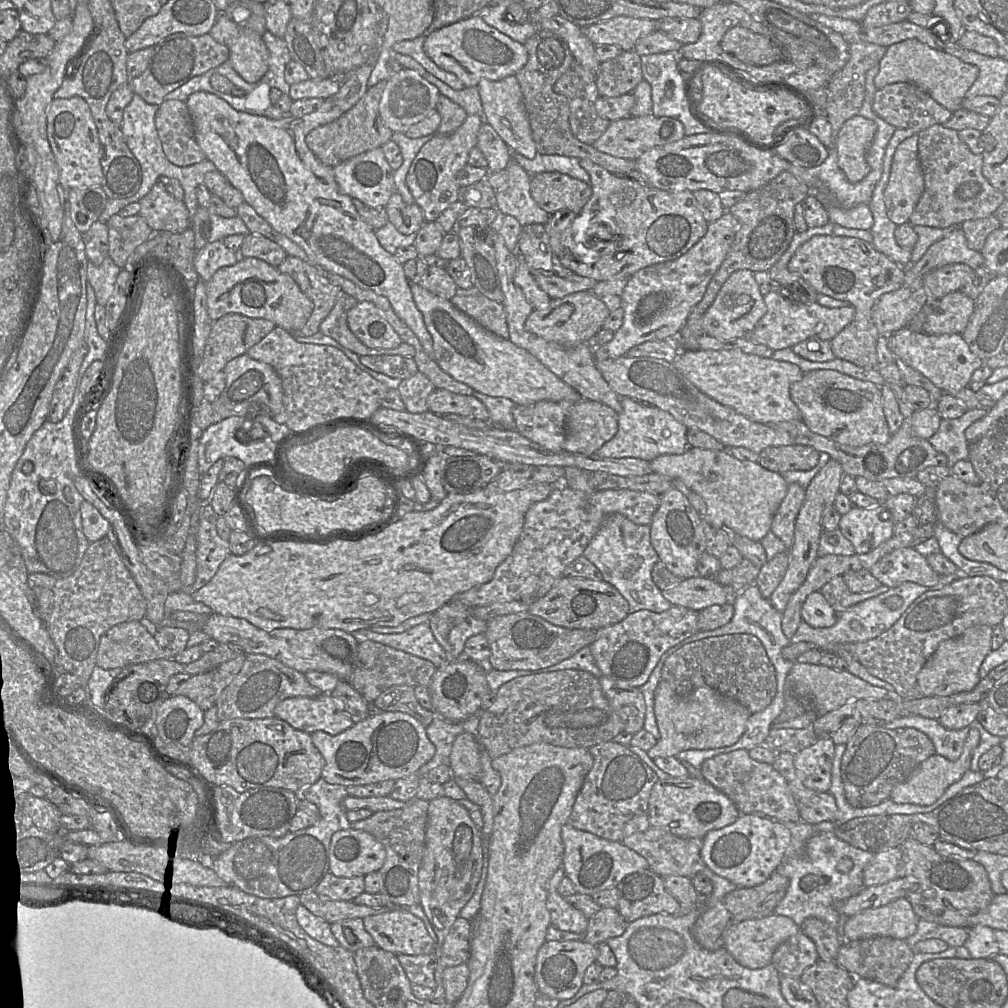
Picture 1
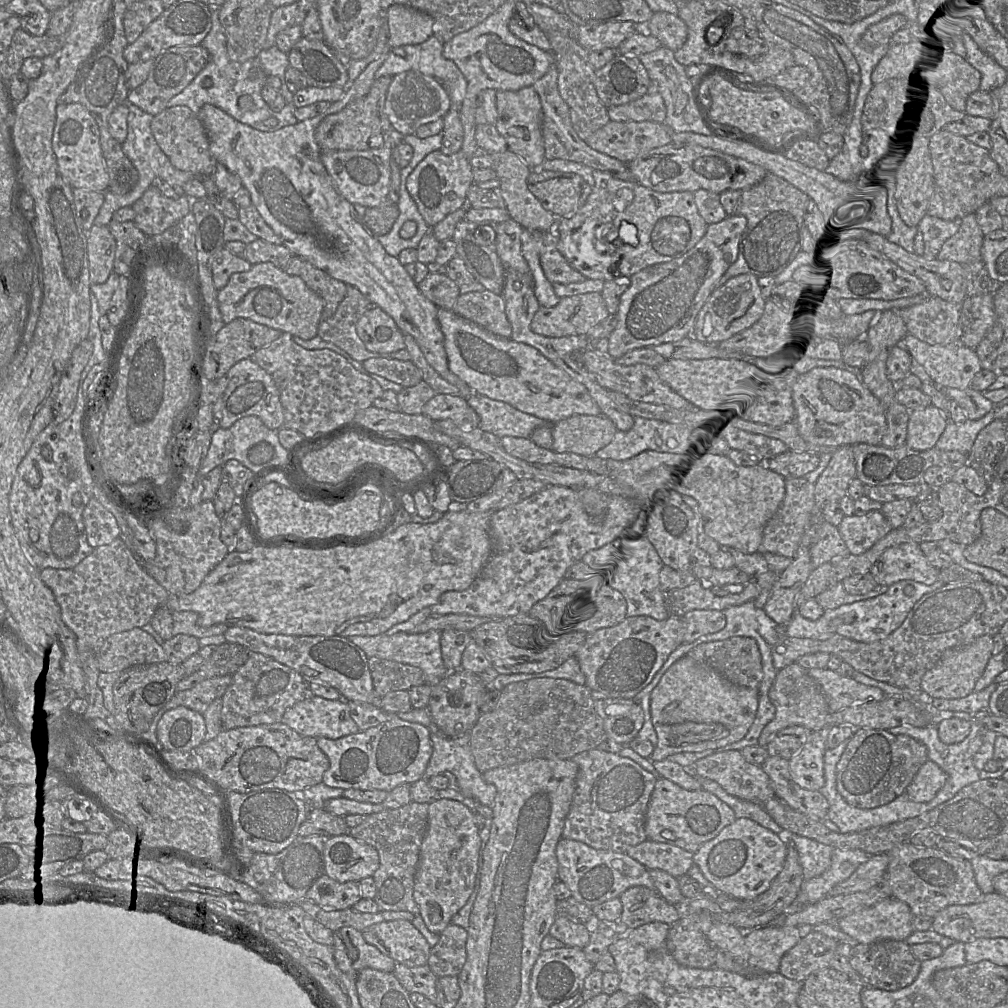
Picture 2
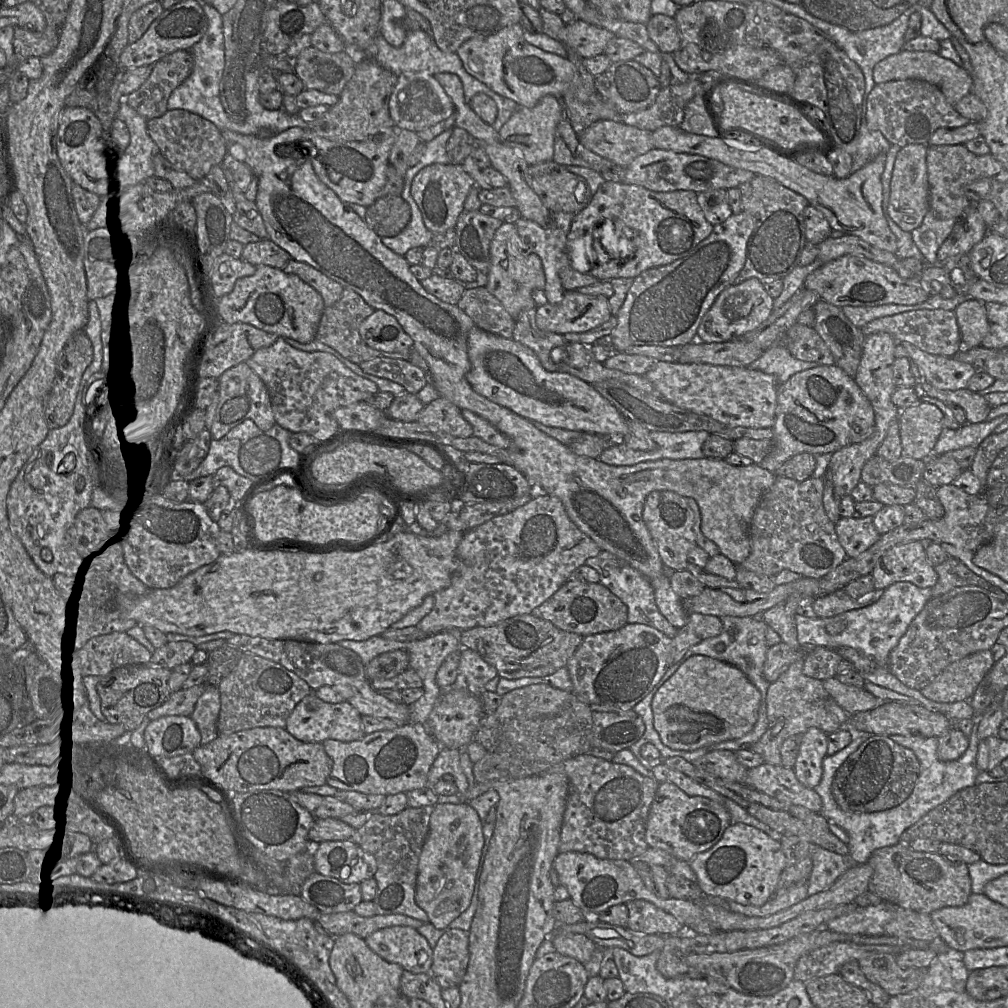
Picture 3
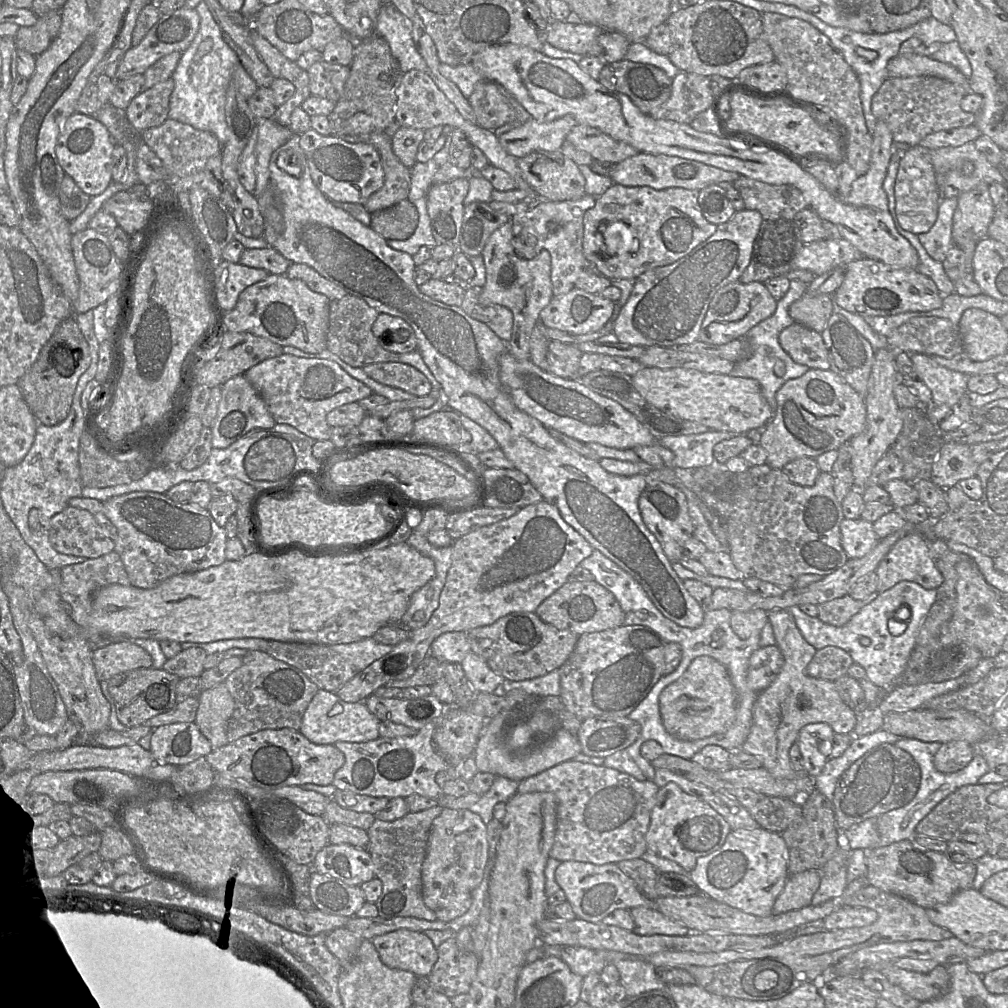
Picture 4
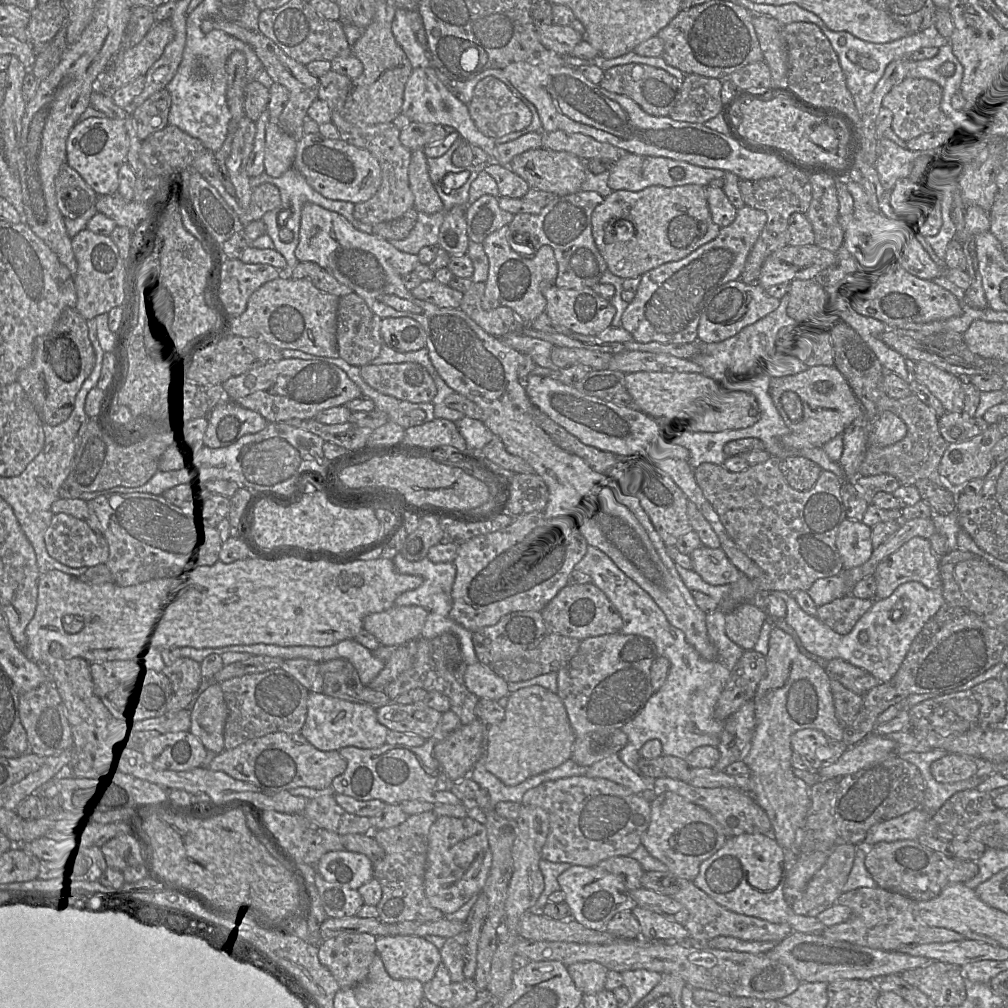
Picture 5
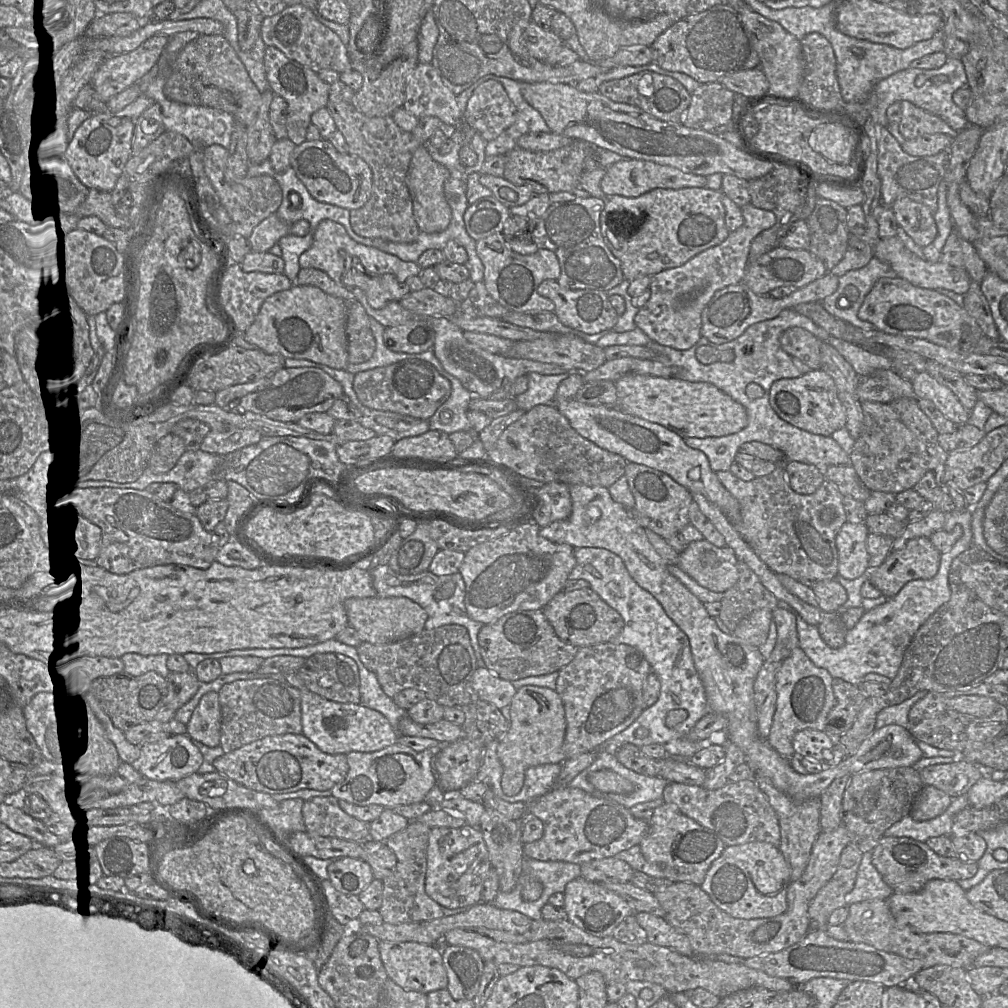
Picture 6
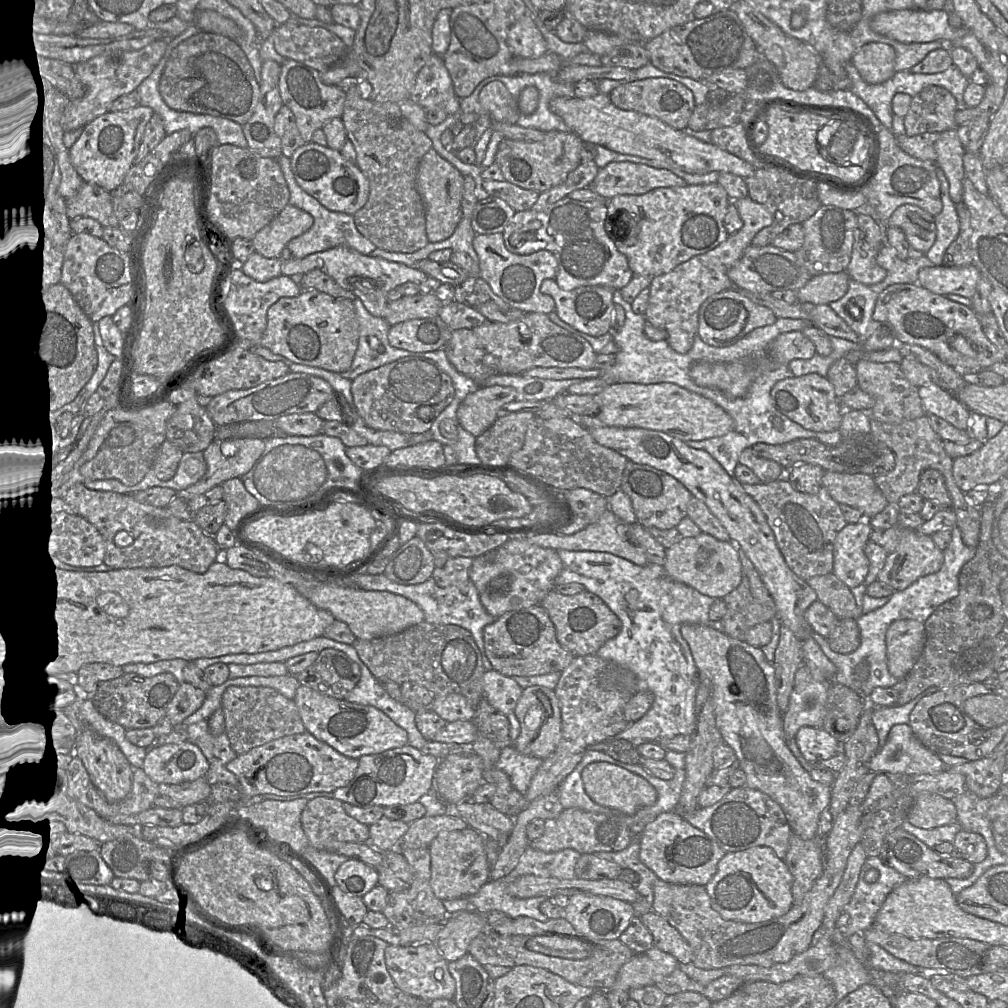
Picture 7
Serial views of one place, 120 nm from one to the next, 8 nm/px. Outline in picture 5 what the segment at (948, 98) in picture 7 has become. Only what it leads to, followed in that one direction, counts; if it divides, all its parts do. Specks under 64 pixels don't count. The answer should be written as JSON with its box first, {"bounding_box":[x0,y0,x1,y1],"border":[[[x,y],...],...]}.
{"bounding_box":[882,78,964,142],"border":[[[905,78],[901,83],[894,86],[884,97],[882,105],[893,113],[892,129],[906,142],[932,131],[952,131],[964,128],[956,117],[948,116],[941,109],[943,90],[935,81],[922,78]]]}

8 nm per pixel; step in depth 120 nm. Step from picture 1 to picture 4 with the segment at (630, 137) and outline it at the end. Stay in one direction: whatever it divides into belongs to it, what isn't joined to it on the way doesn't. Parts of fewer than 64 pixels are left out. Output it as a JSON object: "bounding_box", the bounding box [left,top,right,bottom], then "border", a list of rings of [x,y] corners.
{"bounding_box":[566,124,638,164],"border":[[[576,124],[566,136],[566,142],[587,152],[594,160],[618,164],[638,151],[629,144],[615,140],[597,128]]]}

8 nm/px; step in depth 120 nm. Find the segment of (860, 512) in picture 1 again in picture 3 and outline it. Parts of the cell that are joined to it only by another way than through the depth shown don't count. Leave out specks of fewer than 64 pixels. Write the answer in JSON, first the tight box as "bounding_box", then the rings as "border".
{"bounding_box":[835,517,880,558],"border":[[[841,517],[835,524],[840,545],[847,557],[855,558],[870,548],[880,537],[873,517]]]}

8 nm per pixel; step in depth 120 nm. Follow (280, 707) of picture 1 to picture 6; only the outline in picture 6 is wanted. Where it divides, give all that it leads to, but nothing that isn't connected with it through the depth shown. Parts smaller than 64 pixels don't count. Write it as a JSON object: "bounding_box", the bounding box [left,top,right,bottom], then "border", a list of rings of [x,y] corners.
{"bounding_box":[300,689,398,755],"border":[[[309,689],[300,691],[302,733],[322,752],[331,755],[376,752],[397,743],[398,732],[380,712],[361,704],[334,702]]]}

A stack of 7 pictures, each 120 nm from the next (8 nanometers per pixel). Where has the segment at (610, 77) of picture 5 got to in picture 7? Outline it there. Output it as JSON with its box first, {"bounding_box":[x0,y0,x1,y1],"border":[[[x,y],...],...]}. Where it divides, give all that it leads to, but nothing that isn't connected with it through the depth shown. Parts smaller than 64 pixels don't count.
{"bounding_box":[608,78,695,130],"border":[[[647,78],[623,83],[608,94],[611,102],[623,110],[636,111],[656,117],[677,130],[685,130],[695,108],[692,91],[683,84],[667,78]]]}

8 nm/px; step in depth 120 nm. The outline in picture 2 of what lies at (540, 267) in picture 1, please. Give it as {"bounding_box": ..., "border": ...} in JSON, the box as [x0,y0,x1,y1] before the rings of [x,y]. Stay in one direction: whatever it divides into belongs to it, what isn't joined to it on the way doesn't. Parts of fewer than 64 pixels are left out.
{"bounding_box":[540,230,587,284],"border":[[[548,230],[544,234],[544,244],[540,252],[540,265],[545,277],[551,283],[570,284],[583,282],[587,279],[574,269],[558,250],[556,230]]]}

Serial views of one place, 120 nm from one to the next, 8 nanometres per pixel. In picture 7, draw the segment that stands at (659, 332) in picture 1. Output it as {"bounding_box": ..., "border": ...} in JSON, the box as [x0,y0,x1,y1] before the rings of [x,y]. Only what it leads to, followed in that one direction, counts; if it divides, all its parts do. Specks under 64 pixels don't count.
{"bounding_box":[644,196,773,354],"border":[[[748,196],[733,200],[743,221],[743,226],[731,234],[714,249],[683,262],[672,271],[652,277],[648,306],[644,313],[646,322],[667,332],[666,341],[679,354],[687,353],[693,346],[698,334],[699,310],[703,302],[710,296],[733,288],[728,277],[728,270],[742,257],[744,251],[751,245],[754,236],[773,222],[772,214],[761,204]]]}

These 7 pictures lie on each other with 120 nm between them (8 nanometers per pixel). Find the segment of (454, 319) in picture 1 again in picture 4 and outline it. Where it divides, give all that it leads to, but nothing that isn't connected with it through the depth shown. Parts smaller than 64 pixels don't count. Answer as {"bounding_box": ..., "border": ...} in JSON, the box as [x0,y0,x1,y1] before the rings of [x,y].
{"bounding_box":[499,351,658,450],"border":[[[508,351],[499,358],[499,379],[515,406],[547,429],[554,429],[583,443],[594,442],[619,450],[658,443],[650,431],[616,401],[593,392],[579,380],[555,376],[530,360],[517,360]]]}

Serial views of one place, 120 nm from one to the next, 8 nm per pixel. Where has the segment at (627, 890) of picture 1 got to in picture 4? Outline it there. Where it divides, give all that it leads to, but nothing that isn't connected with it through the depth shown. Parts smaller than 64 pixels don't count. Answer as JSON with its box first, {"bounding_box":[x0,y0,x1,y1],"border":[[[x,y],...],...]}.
{"bounding_box":[629,907,690,936],"border":[[[634,907],[629,910],[633,920],[633,932],[638,935],[675,935],[682,936],[690,932],[685,925],[665,916],[660,911],[646,907]]]}

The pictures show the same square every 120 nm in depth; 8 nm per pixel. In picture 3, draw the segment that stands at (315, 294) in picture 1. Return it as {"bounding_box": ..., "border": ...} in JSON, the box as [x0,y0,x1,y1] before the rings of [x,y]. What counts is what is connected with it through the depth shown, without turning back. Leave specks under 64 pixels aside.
{"bounding_box":[282,259,344,307],"border":[[[291,259],[282,270],[288,274],[299,276],[313,287],[322,296],[325,307],[333,305],[342,296],[344,288],[338,282],[305,262]]]}

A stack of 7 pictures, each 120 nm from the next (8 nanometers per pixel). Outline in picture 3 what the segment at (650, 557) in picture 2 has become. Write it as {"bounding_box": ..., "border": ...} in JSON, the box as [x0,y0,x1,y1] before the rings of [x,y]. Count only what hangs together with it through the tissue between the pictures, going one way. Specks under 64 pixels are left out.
{"bounding_box":[585,550,678,638],"border":[[[601,550],[597,556],[588,558],[585,564],[595,569],[600,576],[600,583],[626,604],[628,608],[628,623],[646,624],[663,632],[670,638],[676,636],[678,629],[673,627],[661,614],[656,605],[651,584],[638,570],[614,554],[604,550]]]}

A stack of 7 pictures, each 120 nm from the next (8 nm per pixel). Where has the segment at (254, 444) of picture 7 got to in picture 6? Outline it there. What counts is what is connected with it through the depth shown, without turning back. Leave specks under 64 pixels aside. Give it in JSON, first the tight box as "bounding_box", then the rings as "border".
{"bounding_box":[200,429,262,455],"border":[[[241,429],[236,432],[210,430],[205,436],[200,450],[210,454],[227,455],[259,442],[262,437],[262,434],[254,429]]]}

